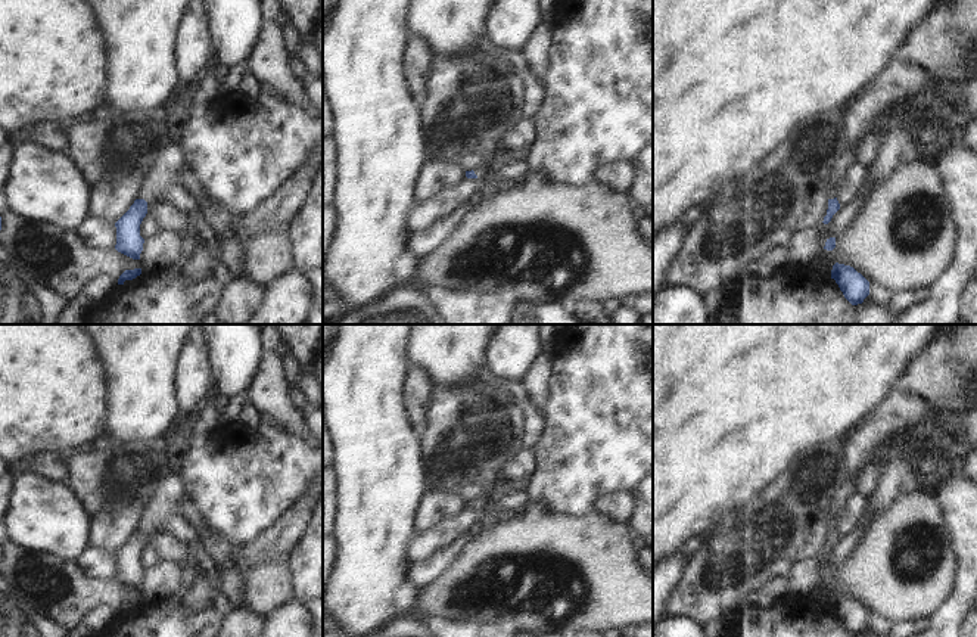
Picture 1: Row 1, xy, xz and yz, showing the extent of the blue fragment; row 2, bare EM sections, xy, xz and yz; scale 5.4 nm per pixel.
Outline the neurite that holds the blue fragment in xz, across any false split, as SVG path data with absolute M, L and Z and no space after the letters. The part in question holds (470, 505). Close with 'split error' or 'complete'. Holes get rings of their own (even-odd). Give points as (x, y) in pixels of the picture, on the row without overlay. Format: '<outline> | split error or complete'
M520 450L501 467L498 479L485 497L466 501L467 509L489 506L501 497L514 491L526 491L529 478L535 470L535 454L532 450Z | split error

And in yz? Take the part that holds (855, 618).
M836 593L831 600L831 609L836 610L852 636L862 634L869 625L869 612L850 596Z | complete

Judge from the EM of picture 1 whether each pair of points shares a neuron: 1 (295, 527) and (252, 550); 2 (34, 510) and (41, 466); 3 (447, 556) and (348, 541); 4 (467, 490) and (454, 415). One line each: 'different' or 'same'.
1: same
2: different
3: different
4: same

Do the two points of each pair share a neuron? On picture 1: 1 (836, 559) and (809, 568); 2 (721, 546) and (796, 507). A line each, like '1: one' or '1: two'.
1: one
2: one

